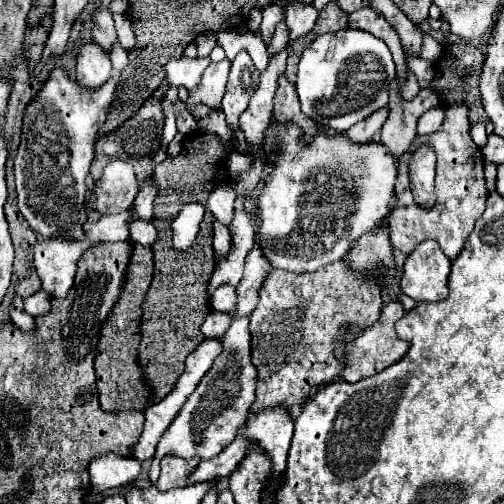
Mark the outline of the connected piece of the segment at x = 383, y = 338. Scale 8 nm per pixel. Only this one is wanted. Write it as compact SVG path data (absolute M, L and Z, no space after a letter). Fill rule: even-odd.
M399 301L387 303L387 305L381 309L379 321L377 321L373 327L365 329L351 345L345 345L345 355L341 357L341 359L345 359L345 363L347 363L347 367L345 367L343 373L341 373L341 377L343 377L345 381L357 383L357 381L361 381L361 379L365 379L365 377L373 377L373 375L377 375L379 371L383 371L385 367L397 363L397 361L407 353L409 343L403 341L403 339L399 339L399 337L397 337L397 331L395 331L395 323L397 323L403 315L405 315L405 309L403 309L403 305L401 305Z

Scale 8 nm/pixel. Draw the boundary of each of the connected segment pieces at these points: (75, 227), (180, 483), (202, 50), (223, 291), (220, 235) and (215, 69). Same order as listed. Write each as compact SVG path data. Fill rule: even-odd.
M53 69L49 81L43 85L39 95L29 103L23 119L23 131L21 131L21 145L15 155L15 185L17 185L17 197L19 197L19 211L31 225L35 233L39 233L45 239L71 239L81 241L85 239L83 225L87 221L87 175L91 161L95 157L95 143L97 133L107 119L107 113L111 111L111 105L117 97L117 79L113 77L107 81L107 85L99 89L83 89L79 87L63 69Z
M163 457L161 459L161 477L155 483L155 487L159 491L167 491L173 487L185 487L187 485L187 475L191 473L191 469L195 469L199 461L185 461L179 457Z
M205 31L205 33L199 33L197 39L195 39L195 47L197 47L197 55L199 57L207 57L211 53L211 49L215 47L217 39L215 39L215 33L211 31Z
M227 283L219 285L211 295L211 307L221 313L231 313L237 307L235 301L237 301L237 291L233 285L227 285Z
M219 221L214 222L213 230L213 247L215 250L215 257L217 260L220 260L225 257L230 250L231 236L229 230L224 225L221 225Z
M223 59L219 63L211 63L203 73L203 81L199 83L199 89L189 91L187 105L193 107L195 103L205 103L211 109L219 107L219 103L223 99L227 75L229 75L229 65L231 65L229 59Z

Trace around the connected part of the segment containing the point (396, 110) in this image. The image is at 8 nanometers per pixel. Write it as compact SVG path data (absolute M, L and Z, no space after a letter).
M397 83L391 87L389 117L381 127L381 141L395 159L411 149L411 143L417 135L419 115L435 105L439 105L439 99L431 91L421 91L413 101L405 101L397 93Z

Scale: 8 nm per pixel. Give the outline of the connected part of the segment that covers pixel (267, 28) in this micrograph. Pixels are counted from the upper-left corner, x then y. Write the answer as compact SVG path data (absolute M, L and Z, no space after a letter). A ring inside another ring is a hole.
M275 3L263 9L261 31L263 31L263 41L265 41L265 43L271 39L271 35L273 35L273 31L275 31L277 23L283 21L283 15L285 15L285 11L283 11L279 5L275 5Z

